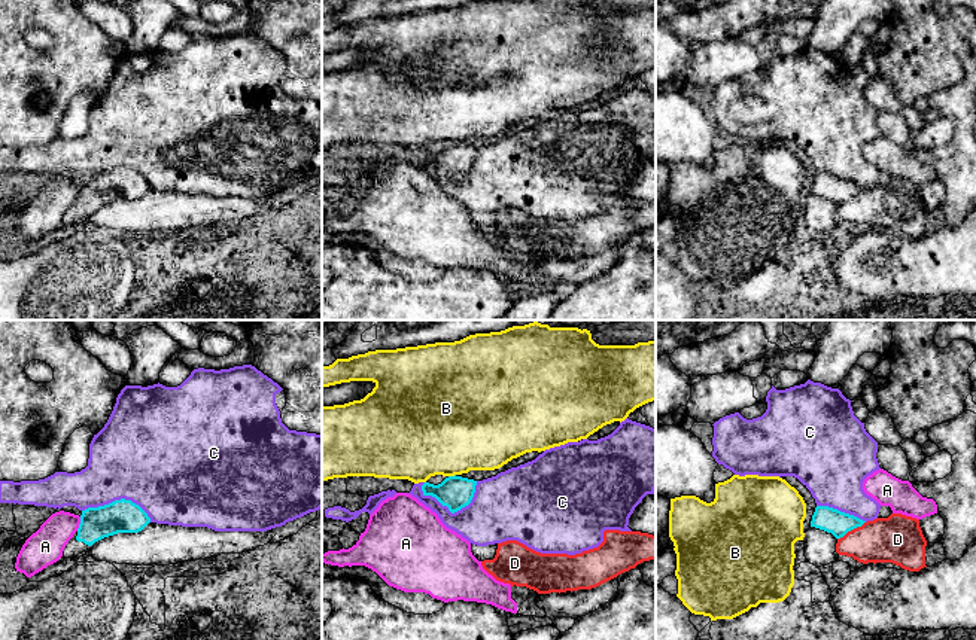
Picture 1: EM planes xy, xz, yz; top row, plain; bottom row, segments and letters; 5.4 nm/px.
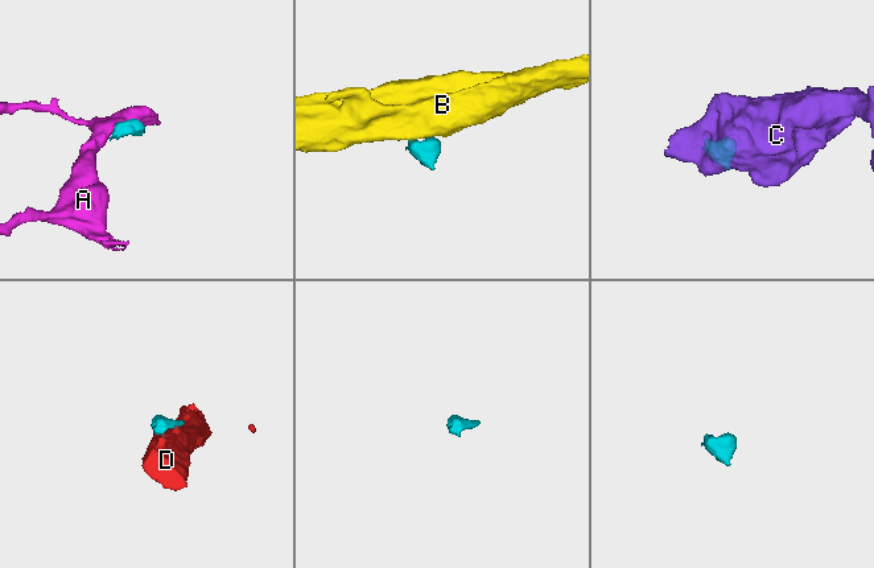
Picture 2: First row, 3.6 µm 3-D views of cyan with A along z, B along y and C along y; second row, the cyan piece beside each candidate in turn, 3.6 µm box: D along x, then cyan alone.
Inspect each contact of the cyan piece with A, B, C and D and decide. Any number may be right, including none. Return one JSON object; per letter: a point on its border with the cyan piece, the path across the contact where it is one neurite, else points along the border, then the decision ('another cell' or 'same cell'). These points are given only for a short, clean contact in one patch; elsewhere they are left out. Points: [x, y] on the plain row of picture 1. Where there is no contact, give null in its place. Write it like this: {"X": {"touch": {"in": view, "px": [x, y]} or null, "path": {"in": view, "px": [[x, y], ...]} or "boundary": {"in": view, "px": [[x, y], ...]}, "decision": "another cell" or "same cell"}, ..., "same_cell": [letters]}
{"A": {"touch": {"in": "xy", "px": [79, 191]}, "boundary": {"in": "xy", "px": [[81, 183], [76, 197]]}, "decision": "another cell"}, "B": {"touch": {"in": "xz", "px": [452, 143]}, "boundary": {"in": "xz", "px": [[455, 140], [449, 143]]}, "decision": "another cell"}, "C": {"touch": {"in": "xz", "px": [453, 179]}, "boundary": {"in": "xz", "px": [[477, 148], [473, 165], [453, 179], [426, 162], [420, 152]]}, "decision": "another cell"}, "D": {"touch": {"in": "yz", "px": [851, 195]}, "boundary": {"in": "yz", "px": [[864, 188], [838, 206]]}, "decision": "another cell"}, "same_cell": []}

